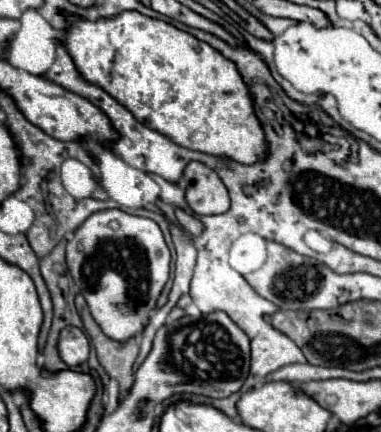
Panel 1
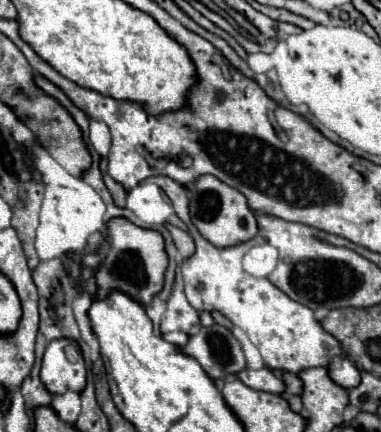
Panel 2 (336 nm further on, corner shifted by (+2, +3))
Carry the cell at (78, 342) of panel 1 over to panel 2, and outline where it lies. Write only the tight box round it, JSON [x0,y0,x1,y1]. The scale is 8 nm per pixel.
[40,339,86,395]

